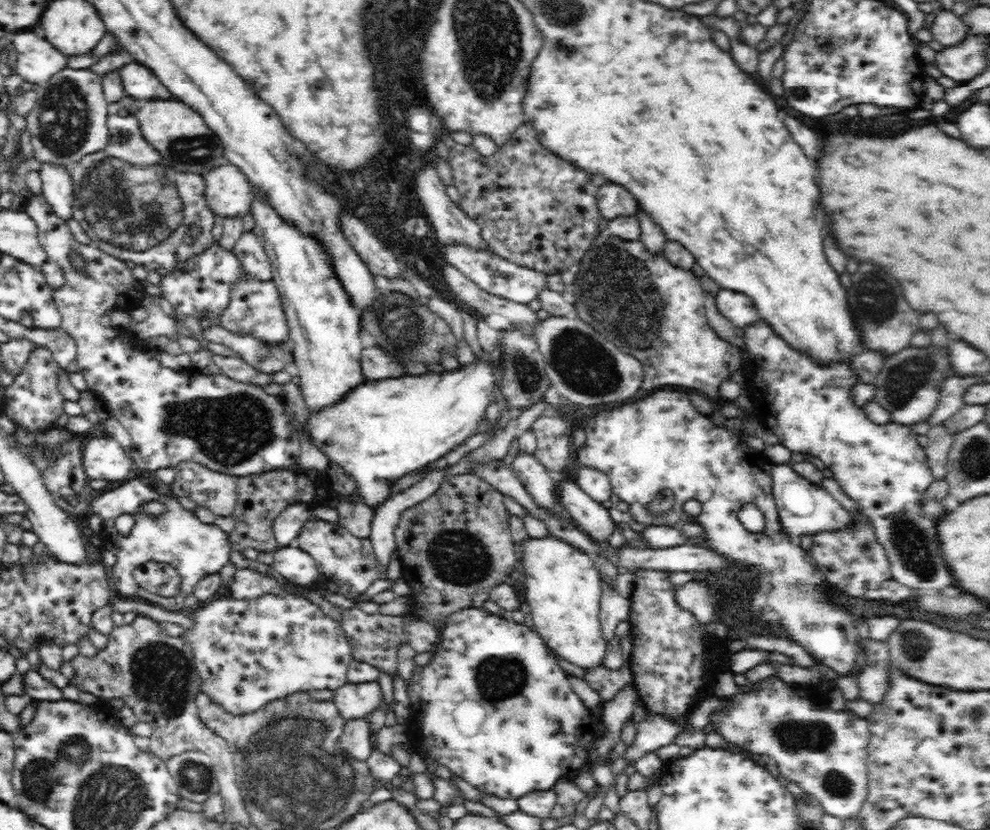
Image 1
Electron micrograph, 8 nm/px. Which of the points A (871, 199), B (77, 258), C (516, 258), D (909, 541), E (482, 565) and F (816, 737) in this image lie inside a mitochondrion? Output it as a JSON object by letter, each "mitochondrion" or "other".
{"A":"other","B":"mitochondrion","C":"other","D":"mitochondrion","E":"mitochondrion","F":"mitochondrion"}

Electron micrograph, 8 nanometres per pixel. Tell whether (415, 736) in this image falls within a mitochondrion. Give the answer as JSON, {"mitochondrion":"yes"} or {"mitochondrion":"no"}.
{"mitochondrion":"no"}

